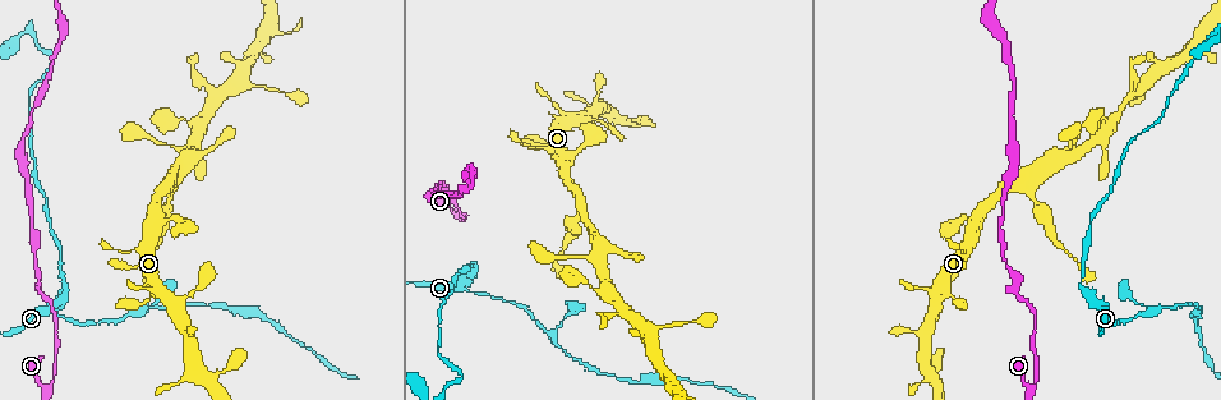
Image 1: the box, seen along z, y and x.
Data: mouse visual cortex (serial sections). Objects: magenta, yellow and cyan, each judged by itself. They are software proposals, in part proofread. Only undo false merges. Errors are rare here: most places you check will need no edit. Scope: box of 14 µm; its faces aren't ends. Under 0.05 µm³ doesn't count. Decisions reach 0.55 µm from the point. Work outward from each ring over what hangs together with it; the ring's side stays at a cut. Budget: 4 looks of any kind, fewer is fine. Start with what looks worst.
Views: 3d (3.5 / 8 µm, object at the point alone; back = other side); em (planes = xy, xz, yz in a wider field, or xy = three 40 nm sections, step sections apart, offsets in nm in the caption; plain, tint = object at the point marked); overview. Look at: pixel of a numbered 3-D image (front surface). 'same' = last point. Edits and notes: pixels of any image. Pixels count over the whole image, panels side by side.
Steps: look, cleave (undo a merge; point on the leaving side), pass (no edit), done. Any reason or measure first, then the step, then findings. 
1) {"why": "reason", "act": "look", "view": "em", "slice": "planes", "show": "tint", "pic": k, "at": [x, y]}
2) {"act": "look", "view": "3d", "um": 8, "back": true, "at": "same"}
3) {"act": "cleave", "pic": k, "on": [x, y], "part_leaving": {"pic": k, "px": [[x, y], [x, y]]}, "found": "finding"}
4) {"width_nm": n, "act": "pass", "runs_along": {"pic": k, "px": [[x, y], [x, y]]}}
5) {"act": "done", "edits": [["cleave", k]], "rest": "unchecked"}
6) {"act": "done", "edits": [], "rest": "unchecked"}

{"why": "three-way junction", "act": "look", "view": "3d", "um": 8, "pic": 1, "at": [1035, 382]}

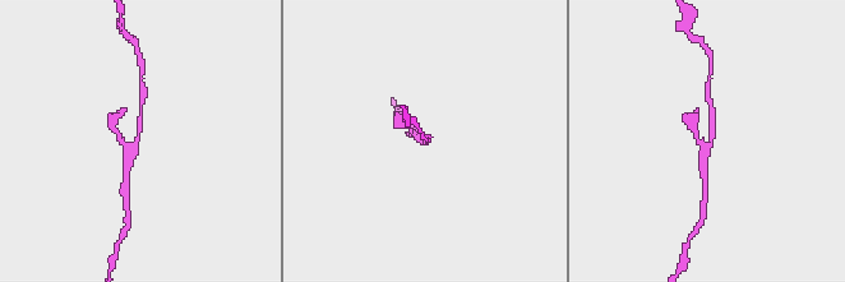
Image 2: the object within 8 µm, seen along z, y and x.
{"act": "look", "view": "3d", "um": 3.5, "back": true, "pic": 2, "at": [132, 142]}

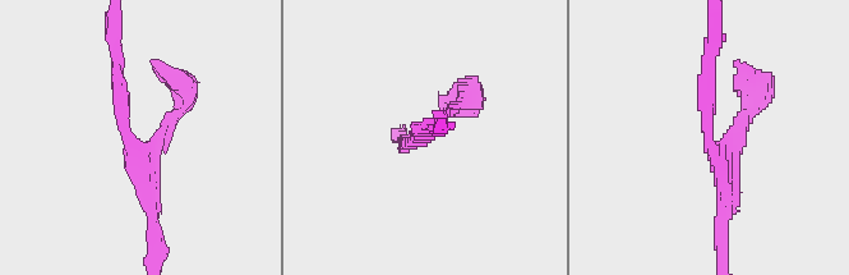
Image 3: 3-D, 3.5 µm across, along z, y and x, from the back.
{"act": "pass", "found": "all the same cell"}

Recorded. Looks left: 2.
{"why": "thick turns thin", "act": "look", "view": "3d", "um": 3.5, "pic": 1, "at": [474, 292]}

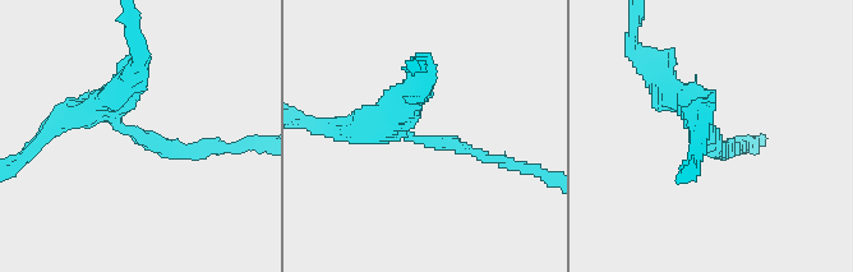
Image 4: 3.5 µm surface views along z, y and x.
{"arm_widths_nm": [150, 300], "act": "look", "view": "em", "slice": "planes", "show": "tint", "pic": 4, "at": [140, 135]}

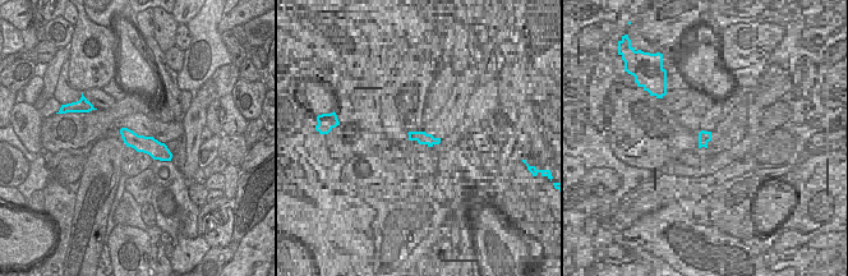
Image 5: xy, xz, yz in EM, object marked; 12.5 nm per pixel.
{"act": "pass", "runs_along": {"pic": 5, "px": [[124, 130], [167, 157]]}, "found": "one cell here"}

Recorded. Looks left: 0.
{"act": "done", "edits": [], "rest": "unchecked"}

